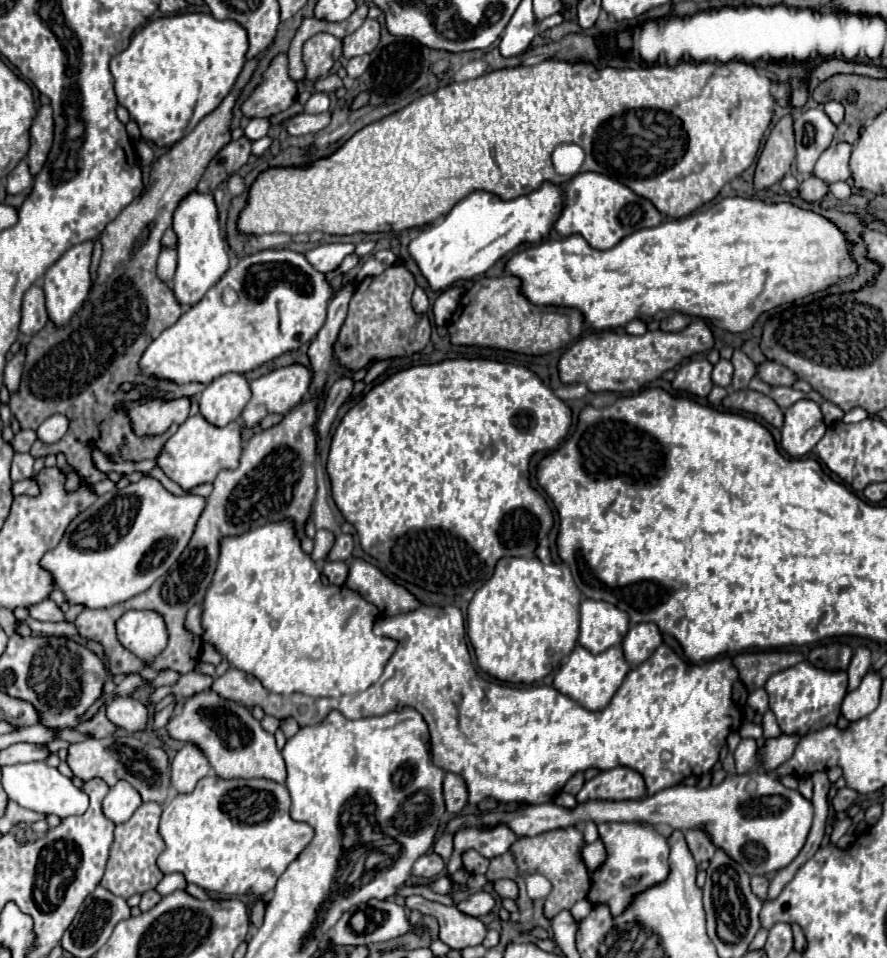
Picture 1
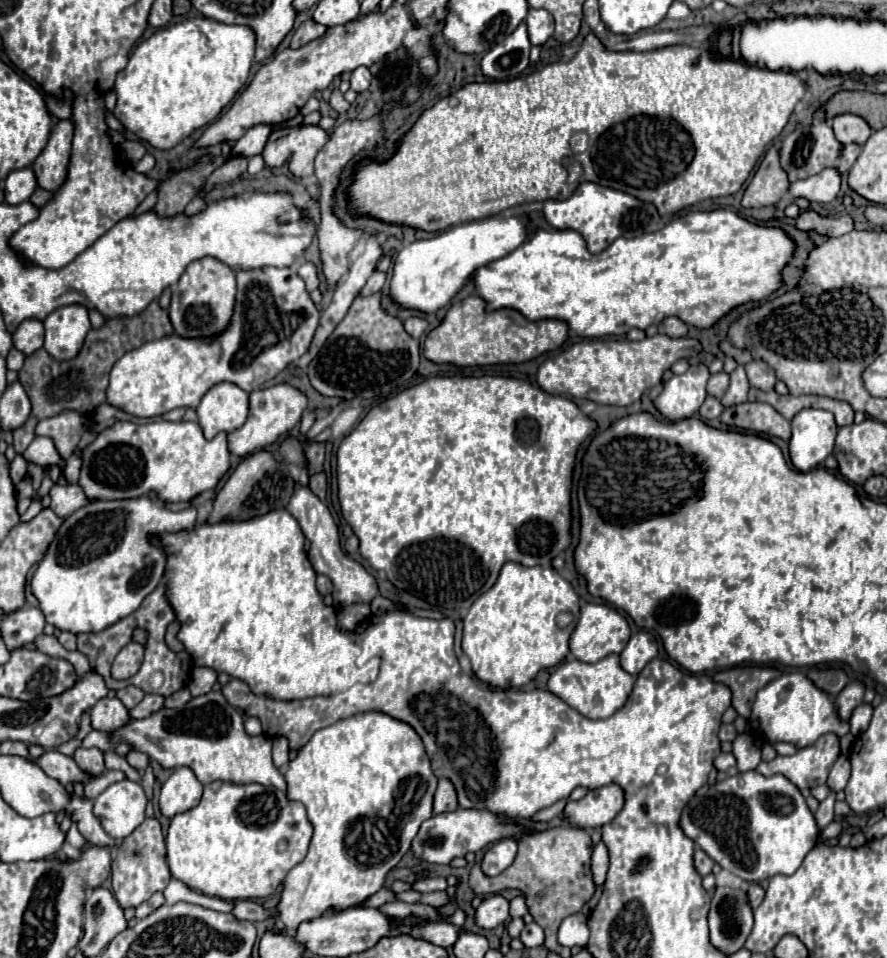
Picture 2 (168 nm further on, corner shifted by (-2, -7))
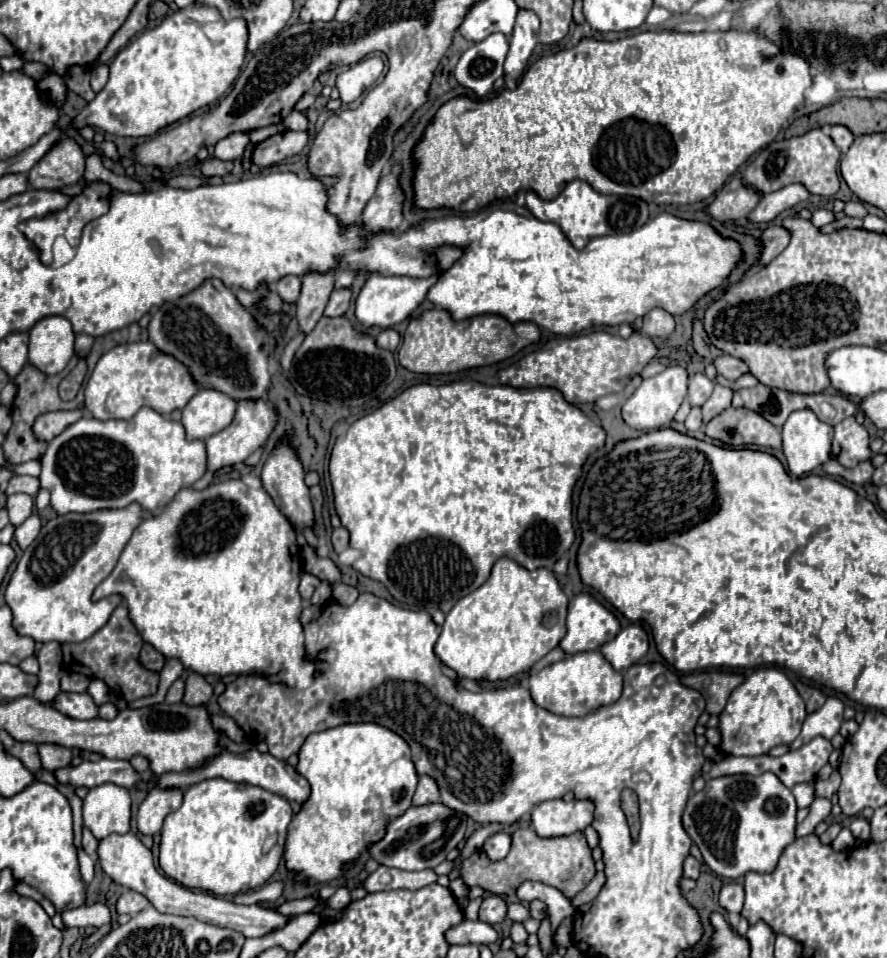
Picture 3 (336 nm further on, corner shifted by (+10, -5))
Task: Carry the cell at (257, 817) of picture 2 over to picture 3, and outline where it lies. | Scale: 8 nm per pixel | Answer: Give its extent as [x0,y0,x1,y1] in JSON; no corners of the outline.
[160,779,292,897]

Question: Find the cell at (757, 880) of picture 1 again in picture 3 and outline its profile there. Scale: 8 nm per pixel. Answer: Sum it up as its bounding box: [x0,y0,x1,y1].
[720,883,744,913]

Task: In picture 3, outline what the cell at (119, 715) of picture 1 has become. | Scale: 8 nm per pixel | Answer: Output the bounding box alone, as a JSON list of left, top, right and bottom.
[52,693,98,719]

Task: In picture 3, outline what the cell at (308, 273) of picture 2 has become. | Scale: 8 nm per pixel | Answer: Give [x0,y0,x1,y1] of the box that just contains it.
[276,275,300,303]

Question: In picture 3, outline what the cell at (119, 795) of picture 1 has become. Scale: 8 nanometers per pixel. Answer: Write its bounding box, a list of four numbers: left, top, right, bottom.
[82,783,130,839]

